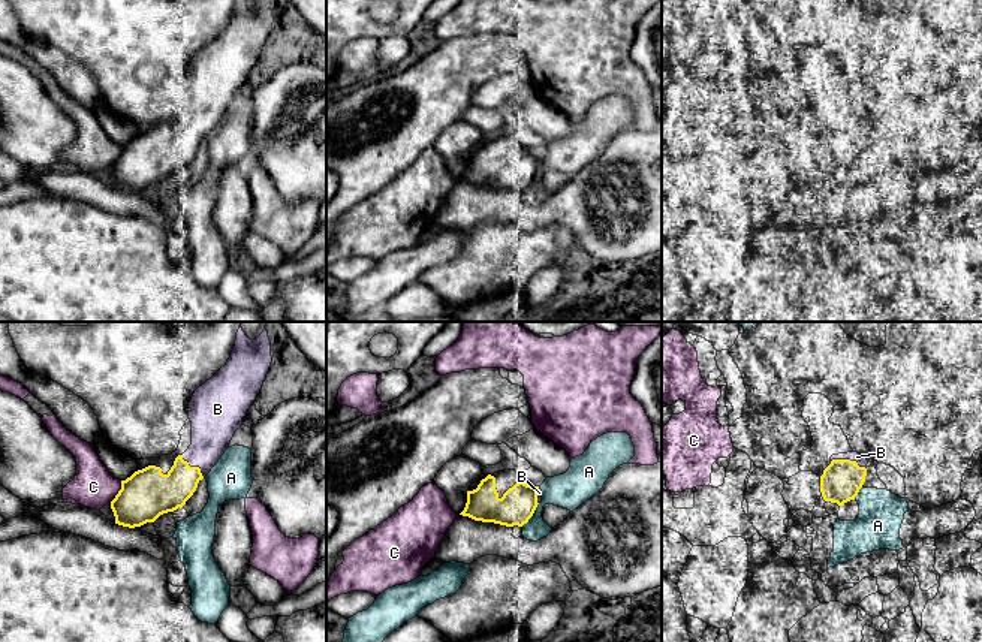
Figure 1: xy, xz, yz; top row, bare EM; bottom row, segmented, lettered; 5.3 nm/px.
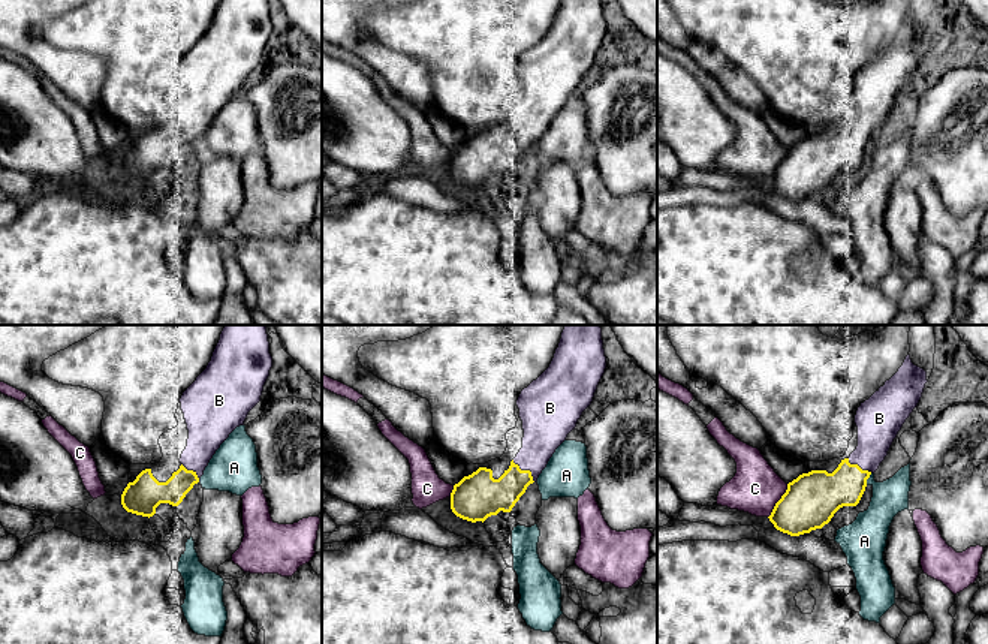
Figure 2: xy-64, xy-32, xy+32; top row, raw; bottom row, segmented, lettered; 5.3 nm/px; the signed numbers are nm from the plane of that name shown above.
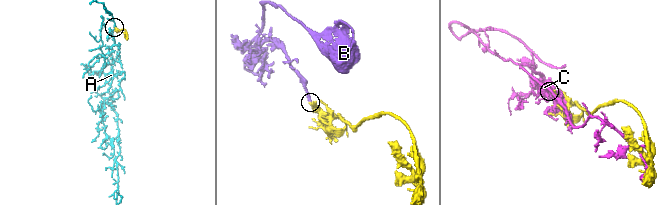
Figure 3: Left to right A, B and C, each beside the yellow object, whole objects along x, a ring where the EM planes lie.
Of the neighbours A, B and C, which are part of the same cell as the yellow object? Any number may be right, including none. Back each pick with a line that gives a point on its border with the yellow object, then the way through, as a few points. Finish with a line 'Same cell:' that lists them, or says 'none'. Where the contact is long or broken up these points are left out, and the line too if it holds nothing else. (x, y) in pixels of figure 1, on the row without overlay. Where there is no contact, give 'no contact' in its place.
B: contact yz (848, 124)
Same cell: B

